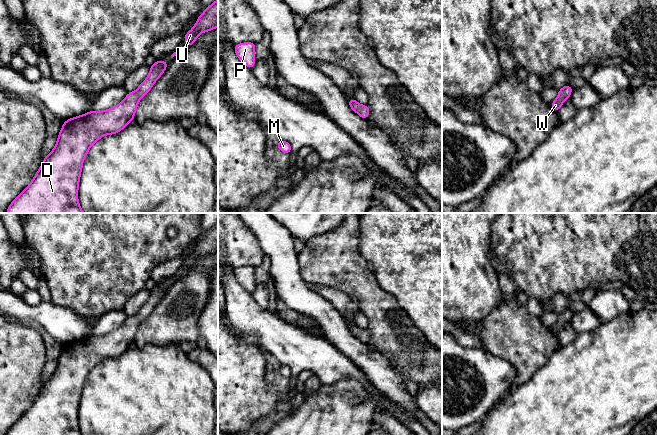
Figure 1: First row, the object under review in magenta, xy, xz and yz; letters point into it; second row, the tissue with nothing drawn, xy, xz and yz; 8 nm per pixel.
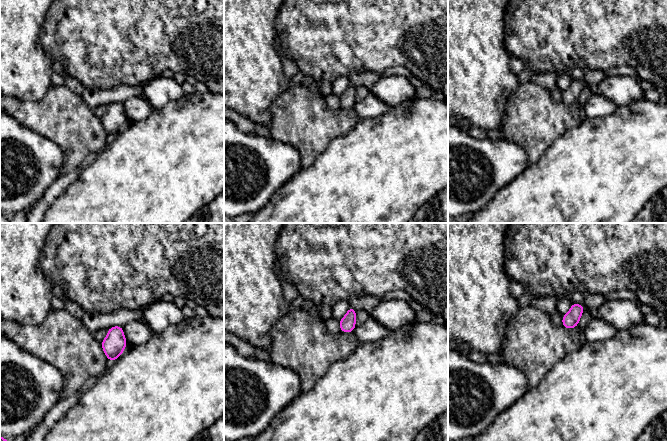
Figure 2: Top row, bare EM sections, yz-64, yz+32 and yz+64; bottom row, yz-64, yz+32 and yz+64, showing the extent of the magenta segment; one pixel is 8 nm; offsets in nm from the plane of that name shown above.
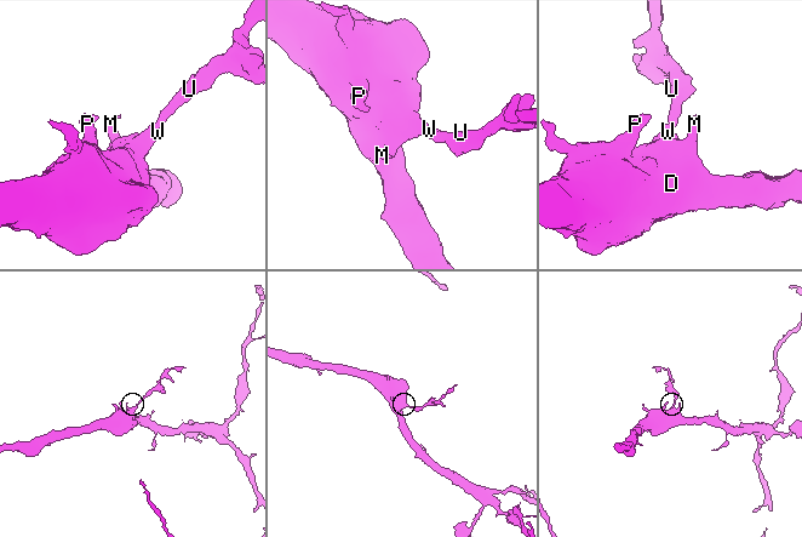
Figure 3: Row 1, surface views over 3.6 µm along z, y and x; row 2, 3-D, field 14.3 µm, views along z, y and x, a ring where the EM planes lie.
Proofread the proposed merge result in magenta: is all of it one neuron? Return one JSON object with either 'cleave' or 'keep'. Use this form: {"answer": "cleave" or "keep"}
{"answer": "keep"}

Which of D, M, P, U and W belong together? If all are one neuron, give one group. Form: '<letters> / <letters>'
D M P U W

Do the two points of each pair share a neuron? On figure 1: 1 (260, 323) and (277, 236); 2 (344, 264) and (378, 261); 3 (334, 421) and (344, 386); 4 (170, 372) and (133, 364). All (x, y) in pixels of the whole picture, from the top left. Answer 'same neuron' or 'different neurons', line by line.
1: different neurons
2: different neurons
3: same neuron
4: same neuron

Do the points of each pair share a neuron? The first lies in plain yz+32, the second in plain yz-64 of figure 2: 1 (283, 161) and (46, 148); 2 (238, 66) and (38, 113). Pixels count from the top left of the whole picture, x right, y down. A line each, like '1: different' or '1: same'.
1: same
2: different

